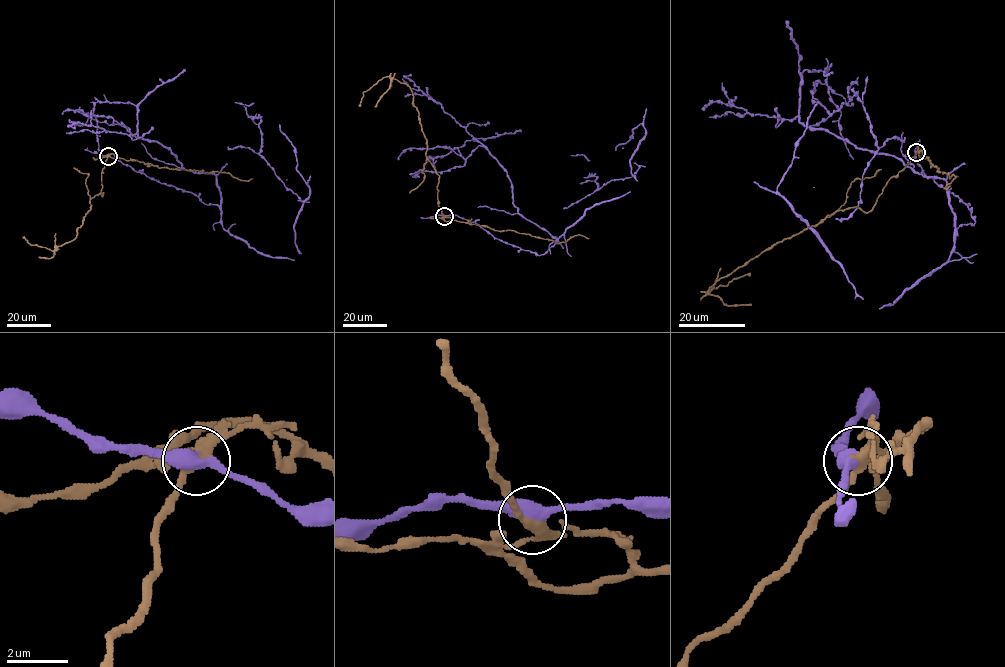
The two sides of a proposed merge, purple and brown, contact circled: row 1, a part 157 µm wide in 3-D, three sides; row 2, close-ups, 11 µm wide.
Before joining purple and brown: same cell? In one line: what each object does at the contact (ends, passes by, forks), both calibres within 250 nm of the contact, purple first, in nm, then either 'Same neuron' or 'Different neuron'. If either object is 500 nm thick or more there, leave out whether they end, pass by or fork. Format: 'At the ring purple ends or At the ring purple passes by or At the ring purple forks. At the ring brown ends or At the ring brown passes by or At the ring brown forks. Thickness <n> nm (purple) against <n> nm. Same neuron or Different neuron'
At the ring purple passes by. At the ring brown forks. Thickness 440 nm (purple) against 280 nm. Different neuron

